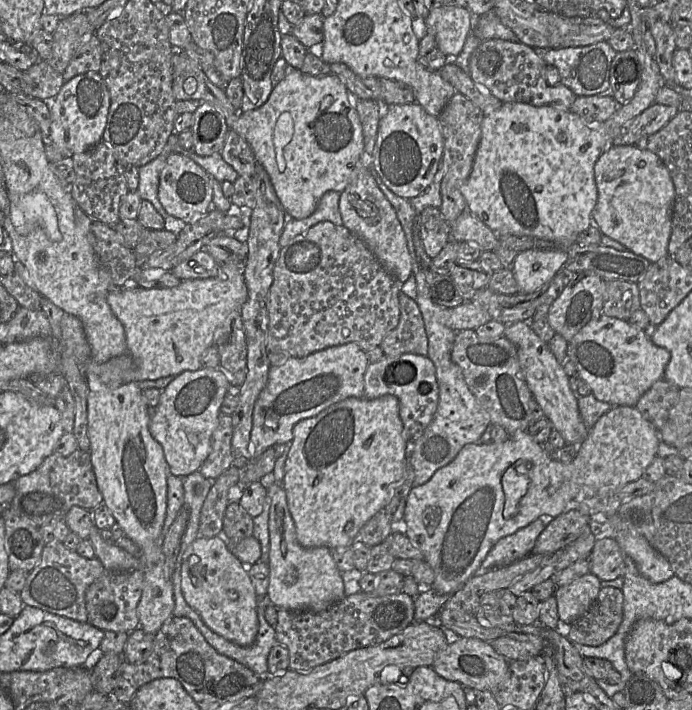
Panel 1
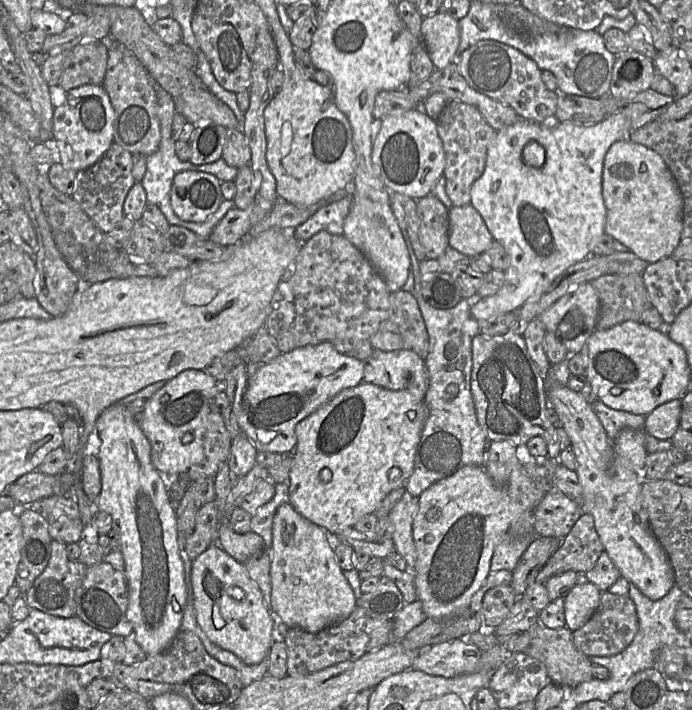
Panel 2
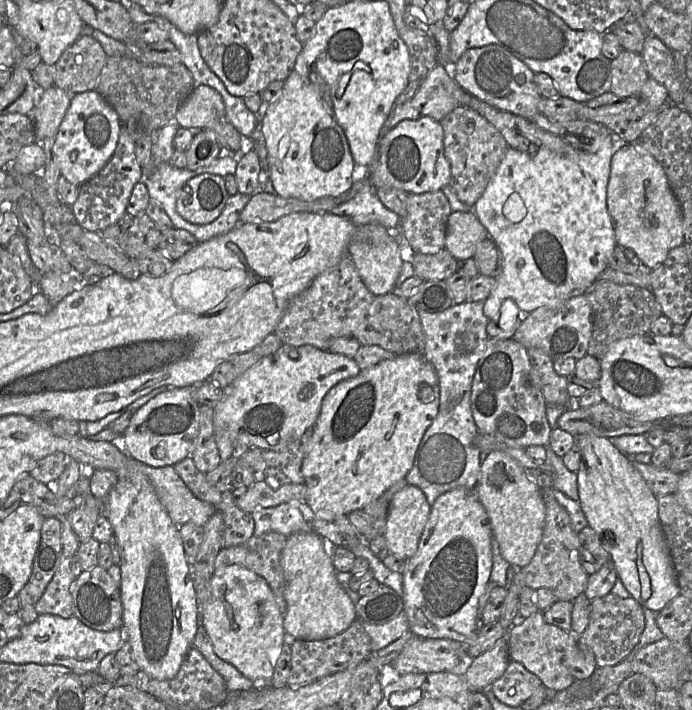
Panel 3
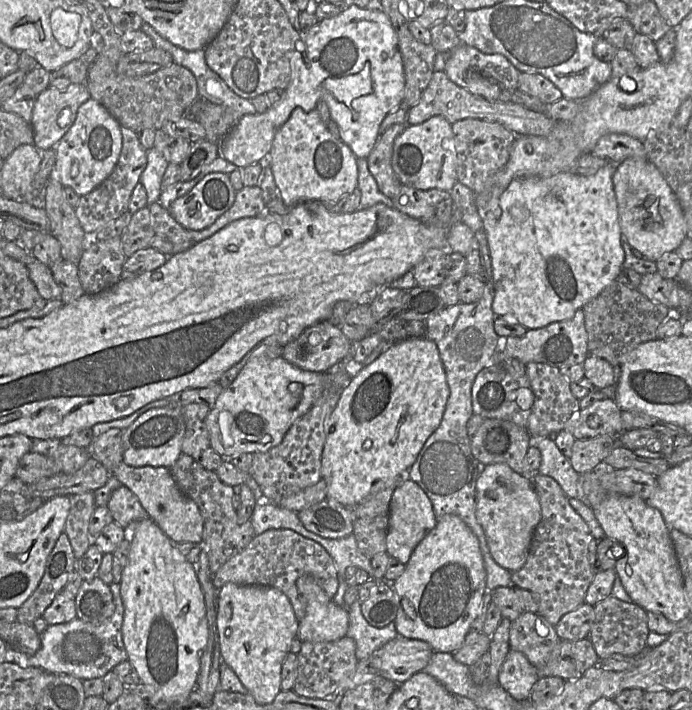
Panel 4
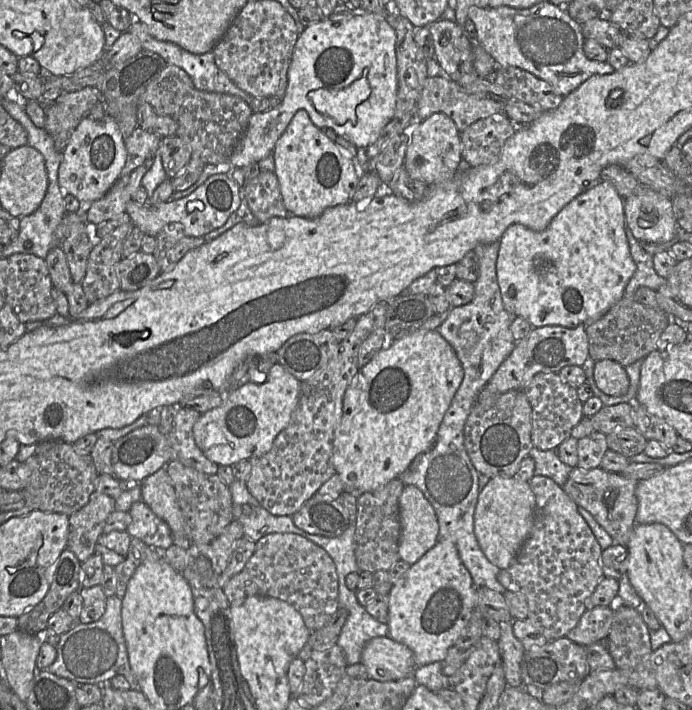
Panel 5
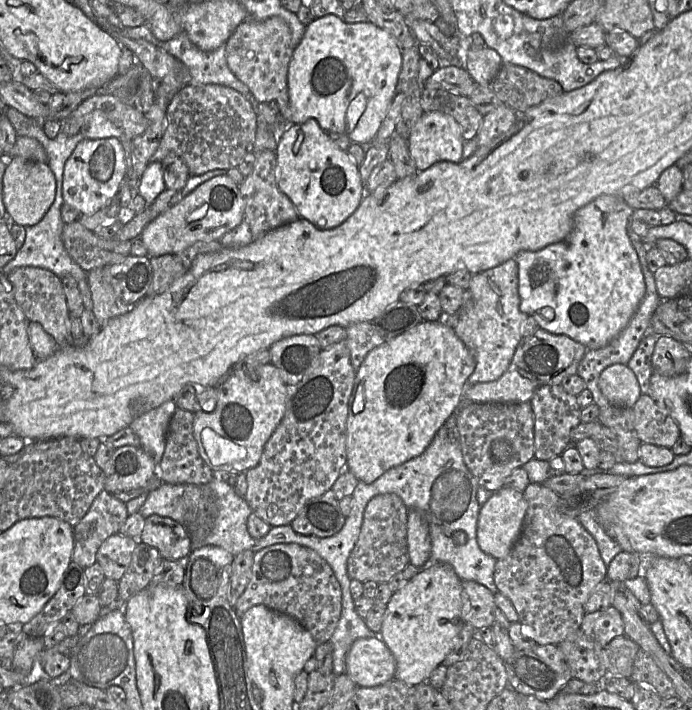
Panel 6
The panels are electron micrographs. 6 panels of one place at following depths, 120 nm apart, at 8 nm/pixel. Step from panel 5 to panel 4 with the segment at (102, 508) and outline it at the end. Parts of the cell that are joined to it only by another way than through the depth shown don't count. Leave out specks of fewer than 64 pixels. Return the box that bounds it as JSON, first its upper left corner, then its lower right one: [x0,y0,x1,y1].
[64,492,95,560]

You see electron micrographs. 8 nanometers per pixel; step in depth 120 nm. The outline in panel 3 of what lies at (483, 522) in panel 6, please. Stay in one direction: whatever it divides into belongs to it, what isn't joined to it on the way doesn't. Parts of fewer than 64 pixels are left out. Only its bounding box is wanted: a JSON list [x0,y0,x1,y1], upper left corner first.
[474,450,546,569]

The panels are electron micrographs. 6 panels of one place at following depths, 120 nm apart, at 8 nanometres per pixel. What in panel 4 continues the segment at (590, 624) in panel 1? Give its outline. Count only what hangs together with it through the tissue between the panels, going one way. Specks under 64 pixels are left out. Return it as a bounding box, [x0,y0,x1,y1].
[588,595,648,659]

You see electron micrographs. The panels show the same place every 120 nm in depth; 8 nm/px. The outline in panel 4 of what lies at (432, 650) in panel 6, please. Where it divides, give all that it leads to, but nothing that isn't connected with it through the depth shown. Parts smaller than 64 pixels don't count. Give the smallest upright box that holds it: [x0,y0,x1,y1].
[393,514,487,653]

